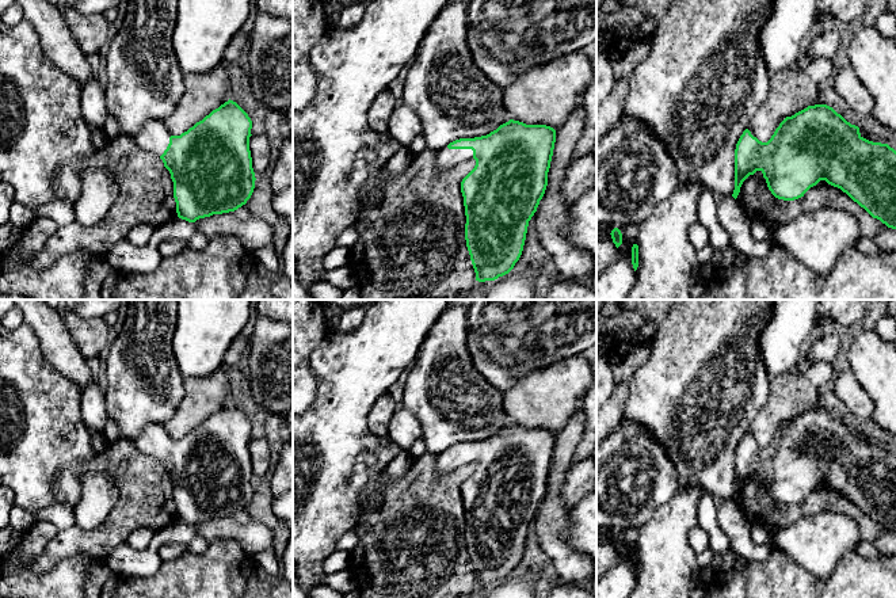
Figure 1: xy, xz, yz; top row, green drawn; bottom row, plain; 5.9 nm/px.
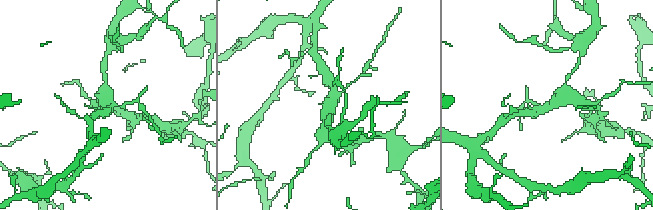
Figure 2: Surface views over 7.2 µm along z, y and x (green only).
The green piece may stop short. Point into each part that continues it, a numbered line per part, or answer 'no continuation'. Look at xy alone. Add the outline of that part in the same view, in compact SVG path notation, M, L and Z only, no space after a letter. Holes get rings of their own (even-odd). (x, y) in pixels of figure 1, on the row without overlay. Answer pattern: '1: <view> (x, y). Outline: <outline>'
1: xy (153, 440). Outline: M149 424L141 430L134 446L144 454L152 456L159 461L164 457L169 447L171 438L161 424Z

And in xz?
1: xz (446, 463). Outline: M445 452L441 456L438 456L436 460L436 473L438 475L446 475L457 469L458 466L462 466L465 464L473 462L473 454L472 453L449 453Z

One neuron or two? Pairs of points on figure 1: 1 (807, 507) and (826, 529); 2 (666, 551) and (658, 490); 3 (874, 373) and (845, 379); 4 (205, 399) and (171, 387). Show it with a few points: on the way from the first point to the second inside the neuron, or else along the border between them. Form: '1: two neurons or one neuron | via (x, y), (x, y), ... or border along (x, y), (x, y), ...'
1: two neurons | border along (845, 514), (818, 511), (782, 526)
2: two neurons | border along (682, 486), (639, 529)
3: two neurons | border along (850, 369), (872, 404)
4: two neurons | border along (186, 379), (185, 396), (168, 419)

